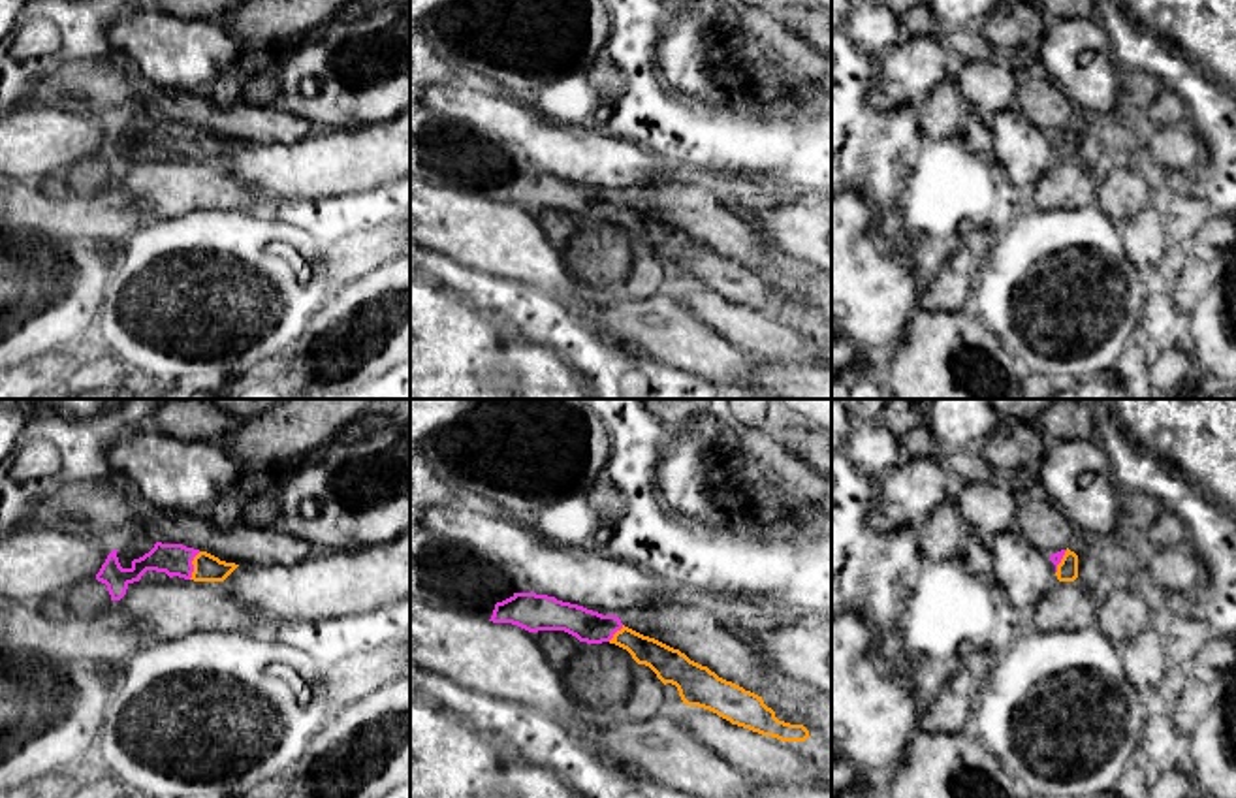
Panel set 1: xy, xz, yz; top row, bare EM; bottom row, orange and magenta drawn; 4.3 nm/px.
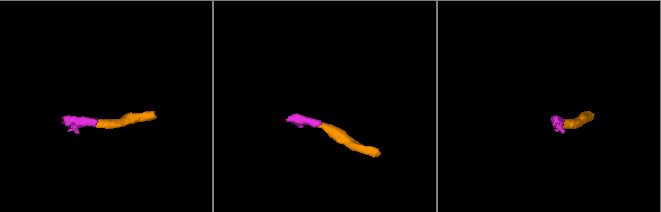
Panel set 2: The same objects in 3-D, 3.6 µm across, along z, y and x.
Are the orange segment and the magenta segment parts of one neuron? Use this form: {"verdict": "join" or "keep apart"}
{"verdict": "join"}

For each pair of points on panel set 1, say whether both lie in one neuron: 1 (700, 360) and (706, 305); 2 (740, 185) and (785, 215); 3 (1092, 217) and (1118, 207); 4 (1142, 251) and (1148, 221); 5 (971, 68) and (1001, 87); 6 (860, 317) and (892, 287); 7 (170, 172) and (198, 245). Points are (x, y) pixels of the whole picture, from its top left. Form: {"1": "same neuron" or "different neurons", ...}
{"1": "different neurons", "2": "different neurons", "3": "different neurons", "4": "same neuron", "5": "same neuron", "6": "same neuron", "7": "different neurons"}

